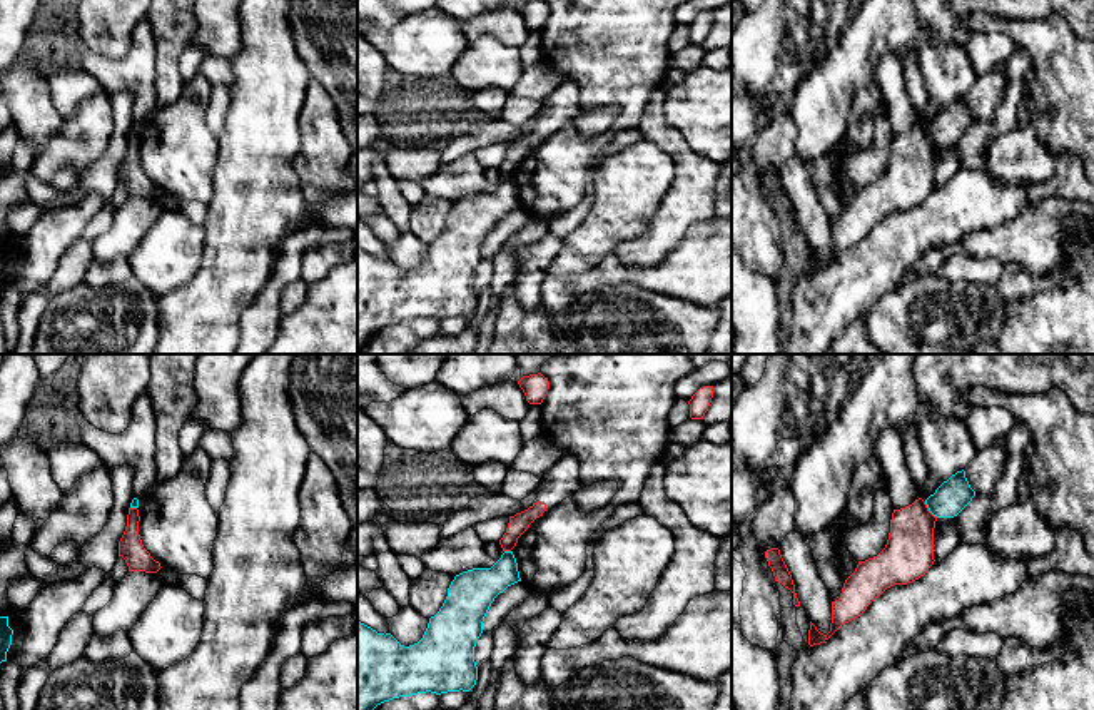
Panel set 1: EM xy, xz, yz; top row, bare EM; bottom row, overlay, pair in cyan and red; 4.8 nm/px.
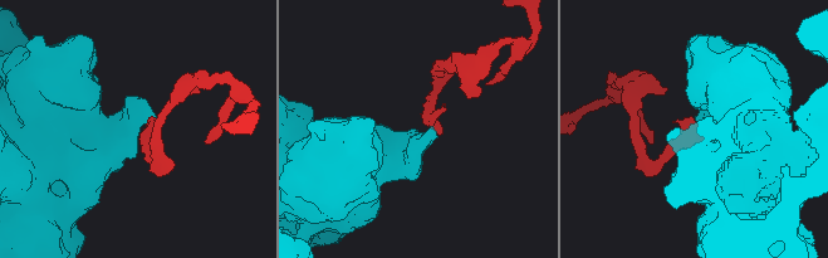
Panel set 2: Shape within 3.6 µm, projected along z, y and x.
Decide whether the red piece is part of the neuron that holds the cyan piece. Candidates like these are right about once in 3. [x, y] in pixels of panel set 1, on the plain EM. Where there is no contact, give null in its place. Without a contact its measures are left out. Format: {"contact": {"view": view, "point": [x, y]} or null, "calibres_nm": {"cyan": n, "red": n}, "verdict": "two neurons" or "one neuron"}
{"contact": {"view": "yz", "point": [929, 136]}, "calibres_nm": {"cyan": 160, "red": 240}, "verdict": "two neurons"}

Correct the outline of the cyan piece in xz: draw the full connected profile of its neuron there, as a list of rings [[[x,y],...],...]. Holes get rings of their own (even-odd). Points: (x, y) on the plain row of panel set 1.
[[[504,177],[491,194],[473,194],[454,202],[439,237],[429,244],[423,264],[409,272],[391,259],[377,259],[357,246],[357,354],[381,329],[418,319],[469,317],[478,306],[474,272],[483,259],[484,242],[508,212],[521,207],[513,177]]]

